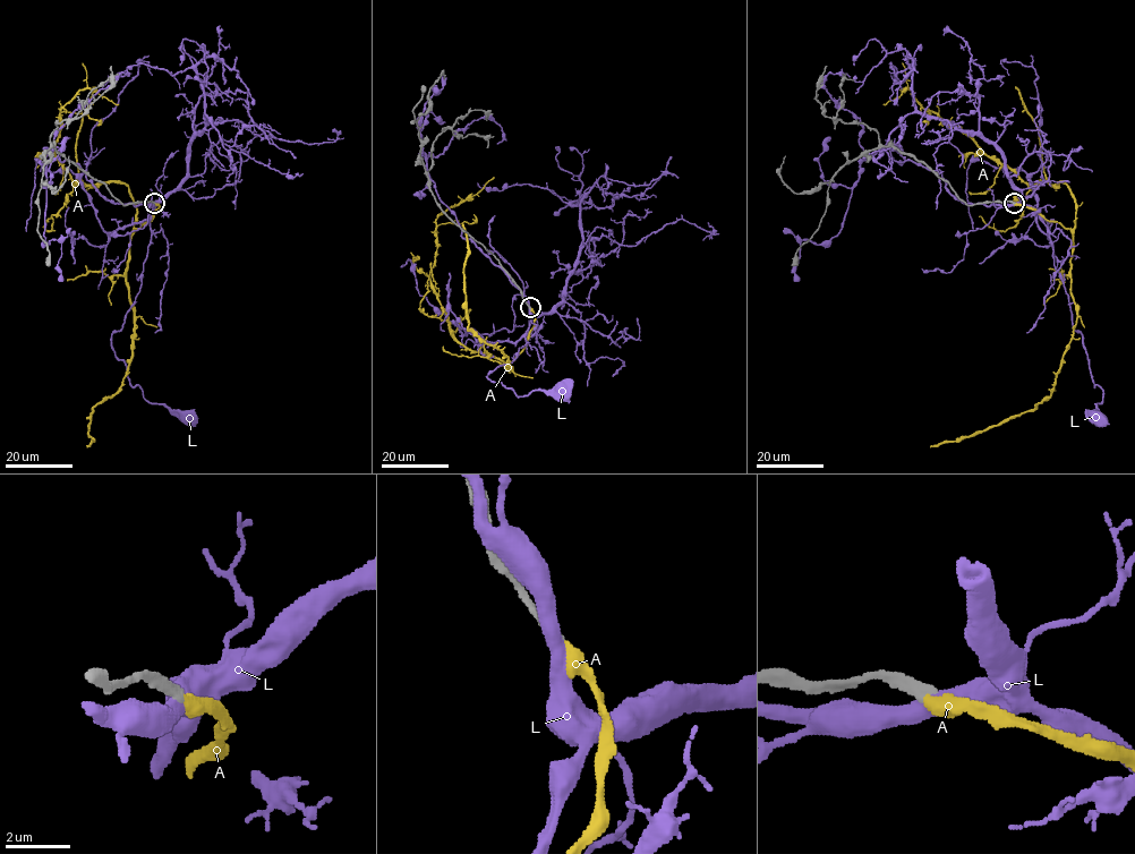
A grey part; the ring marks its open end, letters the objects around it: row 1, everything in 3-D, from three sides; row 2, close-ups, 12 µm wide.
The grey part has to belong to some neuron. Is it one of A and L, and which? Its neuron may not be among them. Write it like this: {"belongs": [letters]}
{"belongs": ["A"]}

